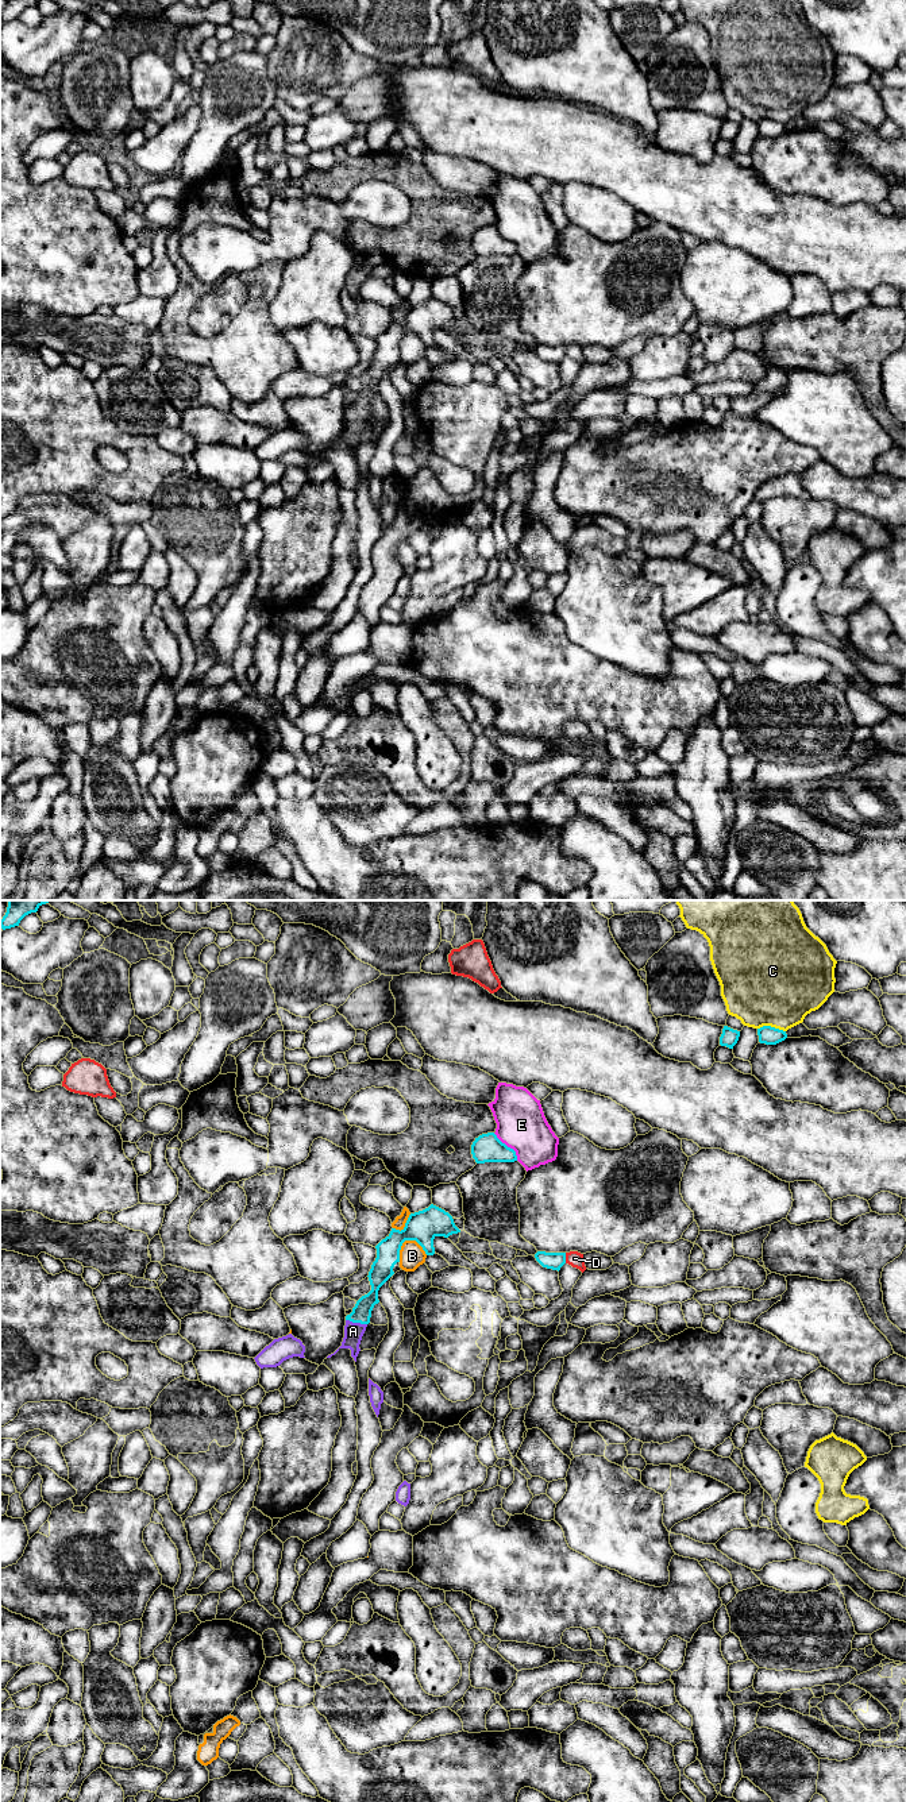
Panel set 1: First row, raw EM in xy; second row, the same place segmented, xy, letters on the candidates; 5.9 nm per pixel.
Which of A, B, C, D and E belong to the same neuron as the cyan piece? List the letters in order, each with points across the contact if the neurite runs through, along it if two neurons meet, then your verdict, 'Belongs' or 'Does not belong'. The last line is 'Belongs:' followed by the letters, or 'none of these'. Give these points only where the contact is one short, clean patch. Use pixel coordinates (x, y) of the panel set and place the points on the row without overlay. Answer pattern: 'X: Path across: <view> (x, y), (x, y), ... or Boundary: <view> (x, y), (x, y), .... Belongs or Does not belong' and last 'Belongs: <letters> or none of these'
A: Path across: xy (361, 405), (357, 415), (353, 424). Belongs
B: Does not belong
C: Boundary: xy (758, 120), (774, 119), (785, 124). Does not belong
D: Does not belong
E: Does not belong
Belongs: A

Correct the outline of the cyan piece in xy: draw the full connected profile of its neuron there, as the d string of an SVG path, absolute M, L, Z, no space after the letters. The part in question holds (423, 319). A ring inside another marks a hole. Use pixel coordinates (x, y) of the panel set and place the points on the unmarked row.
M433 297L410 306L401 324L392 321L390 327L375 339L377 351L367 368L371 383L362 389L352 405L346 409L344 431L339 441L350 441L351 449L356 455L361 444L359 437L370 416L371 404L379 395L378 383L394 367L393 360L400 355L400 343L405 333L416 333L427 348L433 348L433 332L436 329L448 331L458 325L460 323L455 319L452 309Z

